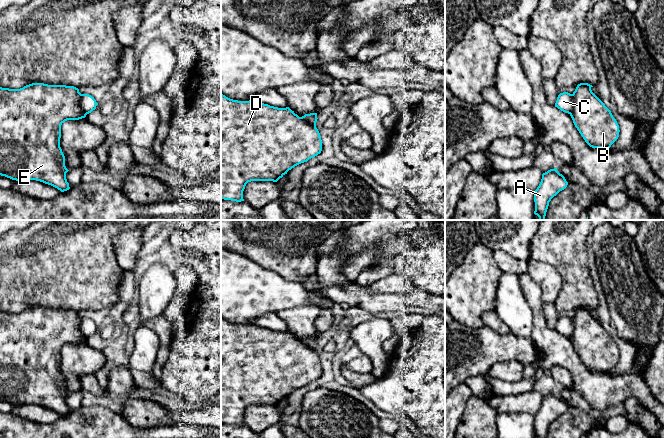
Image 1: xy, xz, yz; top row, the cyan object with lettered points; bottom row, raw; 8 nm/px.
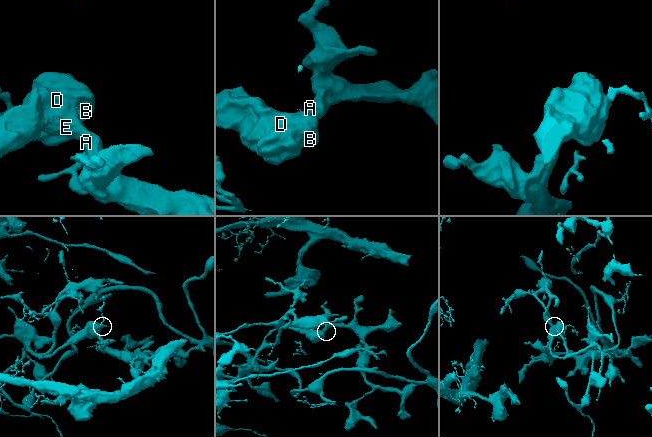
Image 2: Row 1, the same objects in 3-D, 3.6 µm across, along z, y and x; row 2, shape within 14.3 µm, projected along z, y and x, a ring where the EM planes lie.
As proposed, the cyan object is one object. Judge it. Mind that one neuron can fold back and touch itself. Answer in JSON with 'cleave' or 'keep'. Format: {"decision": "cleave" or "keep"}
{"decision": "cleave"}

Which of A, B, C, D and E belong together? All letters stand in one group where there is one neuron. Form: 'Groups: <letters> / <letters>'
Groups: A B D E / C

